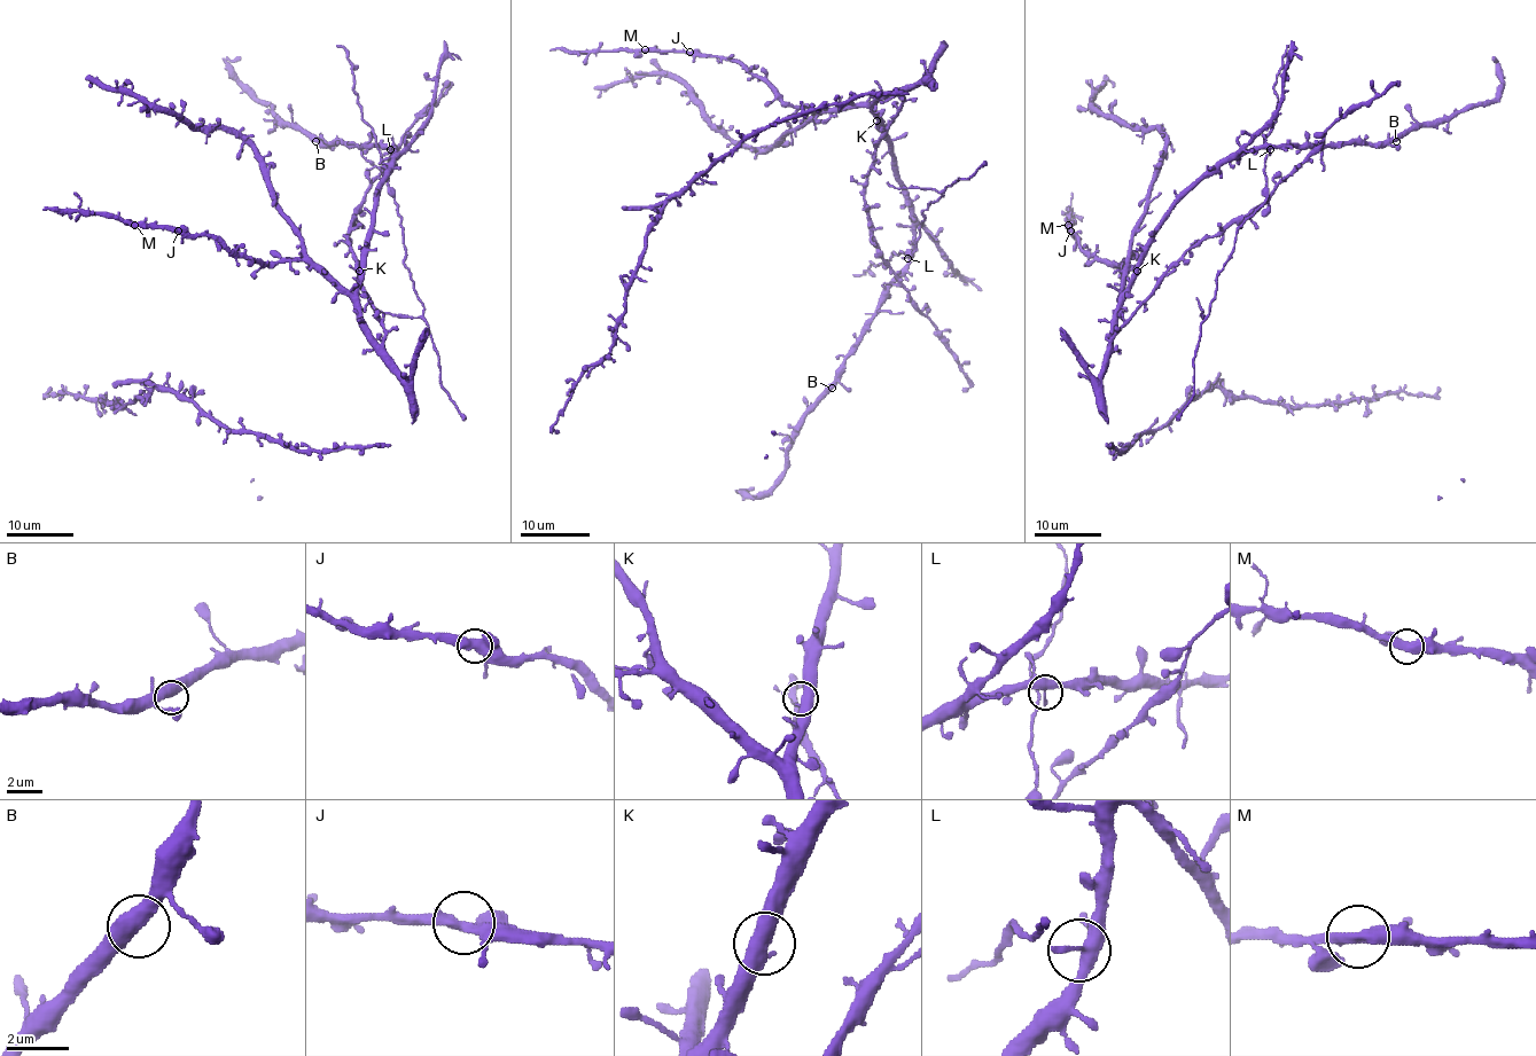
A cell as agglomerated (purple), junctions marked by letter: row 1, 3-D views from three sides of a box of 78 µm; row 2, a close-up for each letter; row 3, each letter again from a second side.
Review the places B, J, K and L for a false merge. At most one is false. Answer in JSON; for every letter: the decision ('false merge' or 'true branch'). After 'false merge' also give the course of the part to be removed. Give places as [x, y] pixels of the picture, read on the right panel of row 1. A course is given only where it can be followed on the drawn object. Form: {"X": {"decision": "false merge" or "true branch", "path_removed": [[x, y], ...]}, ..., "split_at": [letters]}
{"B": {"decision": "true branch"}, "J": {"decision": "true branch"}, "K": {"decision": "true branch"}, "L": {"decision": "true branch"}, "split_at": []}

